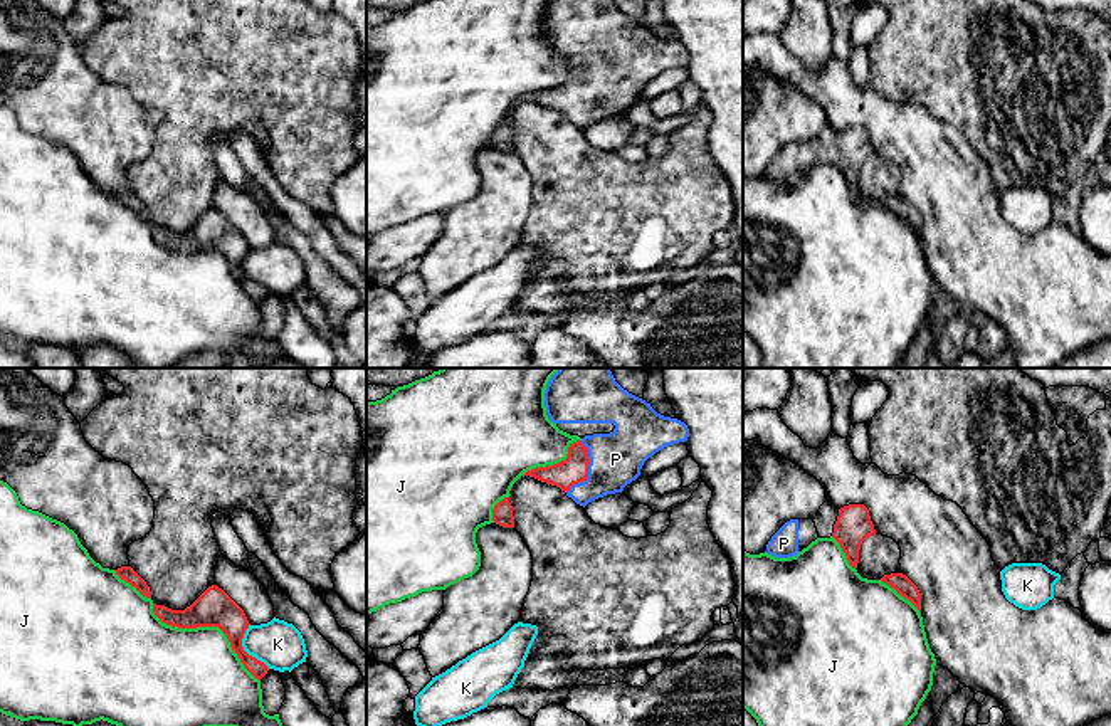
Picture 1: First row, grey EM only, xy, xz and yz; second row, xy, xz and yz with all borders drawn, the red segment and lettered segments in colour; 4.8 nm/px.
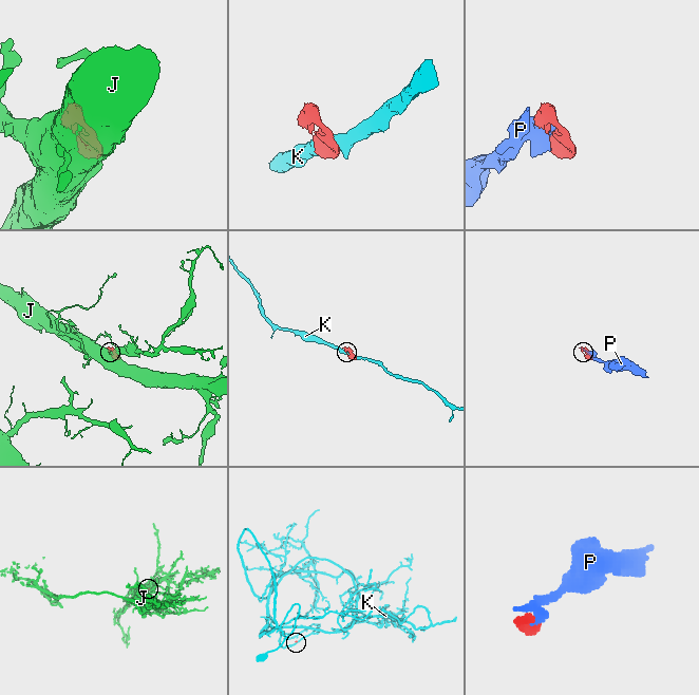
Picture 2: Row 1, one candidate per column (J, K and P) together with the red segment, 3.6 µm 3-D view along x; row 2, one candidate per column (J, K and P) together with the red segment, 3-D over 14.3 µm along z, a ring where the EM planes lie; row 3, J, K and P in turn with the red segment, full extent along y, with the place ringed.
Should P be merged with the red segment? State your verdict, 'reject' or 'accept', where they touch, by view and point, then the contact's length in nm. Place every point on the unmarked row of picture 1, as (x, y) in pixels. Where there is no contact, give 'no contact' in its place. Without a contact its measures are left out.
accept; contact xz (587, 94); length 260 nm

